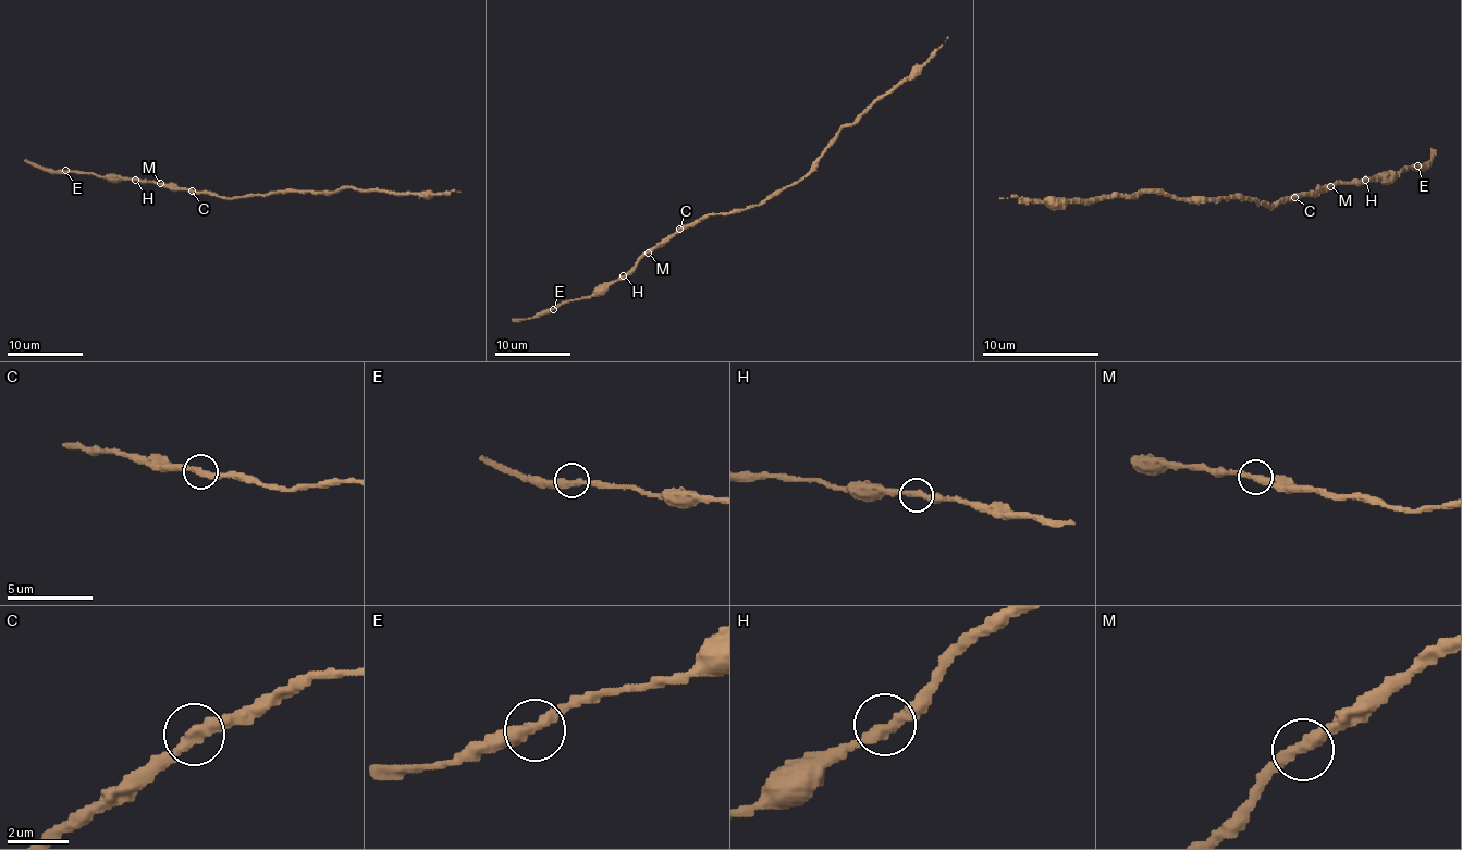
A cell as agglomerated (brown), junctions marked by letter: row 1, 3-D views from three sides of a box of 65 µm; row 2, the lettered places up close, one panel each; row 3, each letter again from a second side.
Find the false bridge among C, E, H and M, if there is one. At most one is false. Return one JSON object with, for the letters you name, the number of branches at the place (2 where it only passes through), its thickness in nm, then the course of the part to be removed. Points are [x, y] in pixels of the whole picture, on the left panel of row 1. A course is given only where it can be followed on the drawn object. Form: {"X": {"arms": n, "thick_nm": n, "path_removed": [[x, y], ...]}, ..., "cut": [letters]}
{"cut": []}

